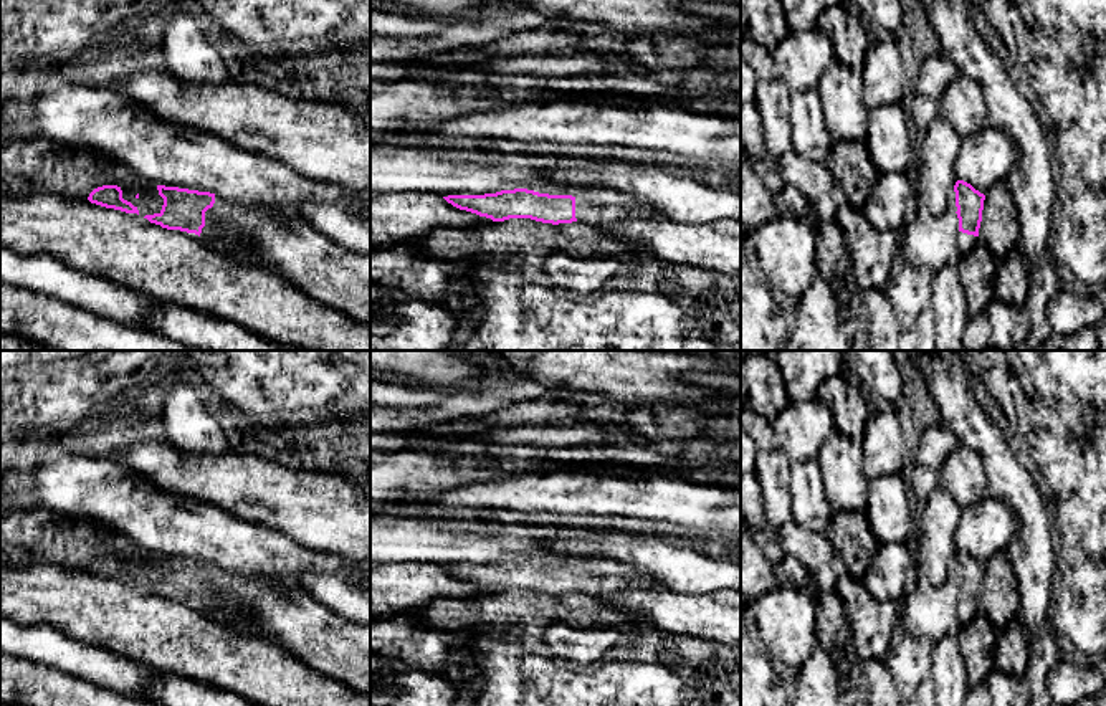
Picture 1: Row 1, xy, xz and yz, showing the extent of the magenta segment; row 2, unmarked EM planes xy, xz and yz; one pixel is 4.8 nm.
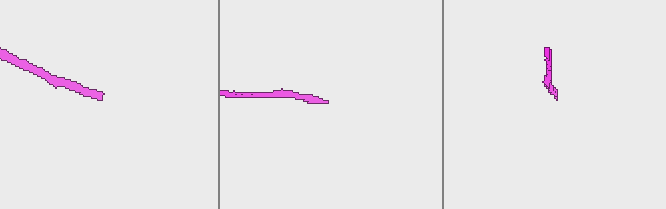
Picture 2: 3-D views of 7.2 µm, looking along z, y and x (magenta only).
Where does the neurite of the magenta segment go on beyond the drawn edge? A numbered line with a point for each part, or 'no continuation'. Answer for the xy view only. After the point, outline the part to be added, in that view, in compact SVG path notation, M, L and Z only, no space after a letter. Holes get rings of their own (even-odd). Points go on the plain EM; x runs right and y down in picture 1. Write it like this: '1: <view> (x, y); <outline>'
1: xy (338, 647); M220 565L205 582L208 590L225 597L225 610L235 615L226 622L231 628L274 642L309 668L370 698L370 627L334 613L307 590L284 589L273 579L260 580Z

